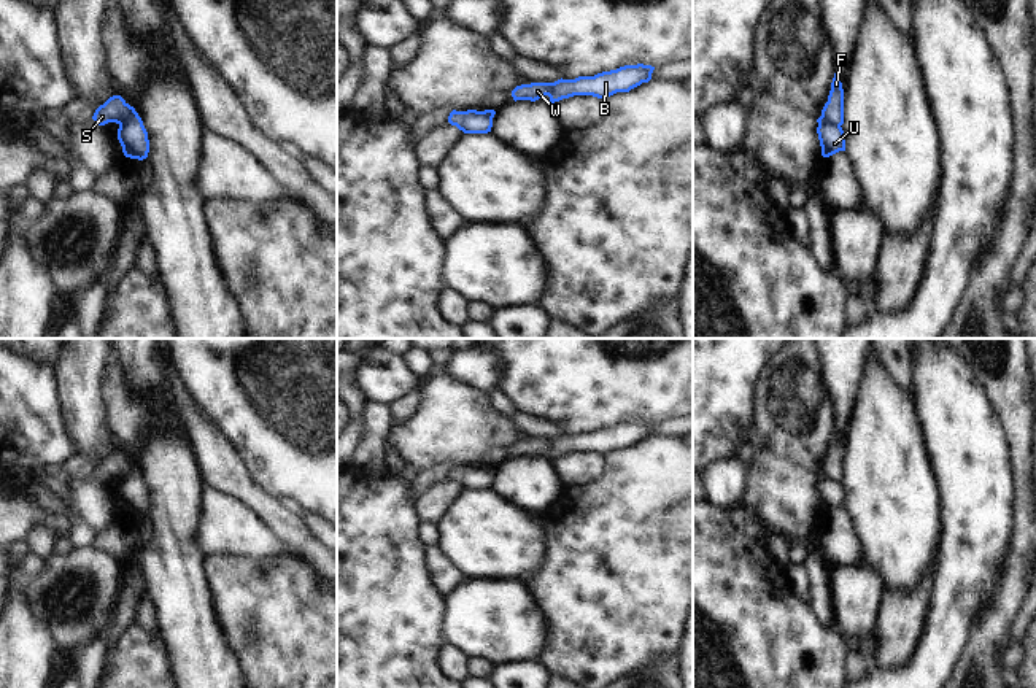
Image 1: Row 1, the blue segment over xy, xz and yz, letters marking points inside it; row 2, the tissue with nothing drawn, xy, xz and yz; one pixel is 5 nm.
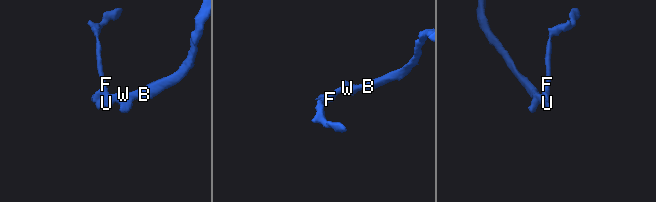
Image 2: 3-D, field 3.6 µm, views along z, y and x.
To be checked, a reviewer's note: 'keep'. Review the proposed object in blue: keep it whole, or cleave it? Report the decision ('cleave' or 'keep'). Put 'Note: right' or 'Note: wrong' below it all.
cleave
Note: wrong

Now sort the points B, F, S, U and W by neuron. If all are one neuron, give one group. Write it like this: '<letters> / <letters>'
B U W / F S

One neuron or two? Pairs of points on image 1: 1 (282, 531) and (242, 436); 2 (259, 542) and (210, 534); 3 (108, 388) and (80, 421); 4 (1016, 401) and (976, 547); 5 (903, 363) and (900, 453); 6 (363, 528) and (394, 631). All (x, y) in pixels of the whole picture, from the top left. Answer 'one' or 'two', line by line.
1: two
2: one
3: two
4: two
5: two
6: one

